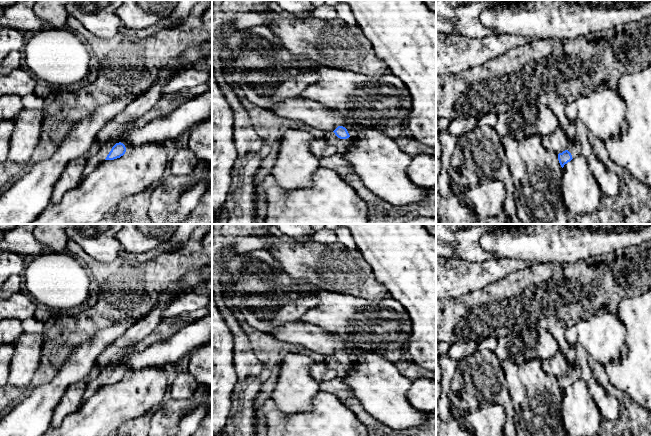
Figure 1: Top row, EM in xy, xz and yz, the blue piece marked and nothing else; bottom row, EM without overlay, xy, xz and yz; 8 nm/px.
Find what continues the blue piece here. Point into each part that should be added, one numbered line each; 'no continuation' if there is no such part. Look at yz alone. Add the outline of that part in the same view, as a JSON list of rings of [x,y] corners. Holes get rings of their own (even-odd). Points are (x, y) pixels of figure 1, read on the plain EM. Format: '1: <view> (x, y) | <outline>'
1: yz (574, 372) | [[[575,363],[570,365],[567,374],[571,377],[572,382],[576,382],[581,379],[581,370]]]

